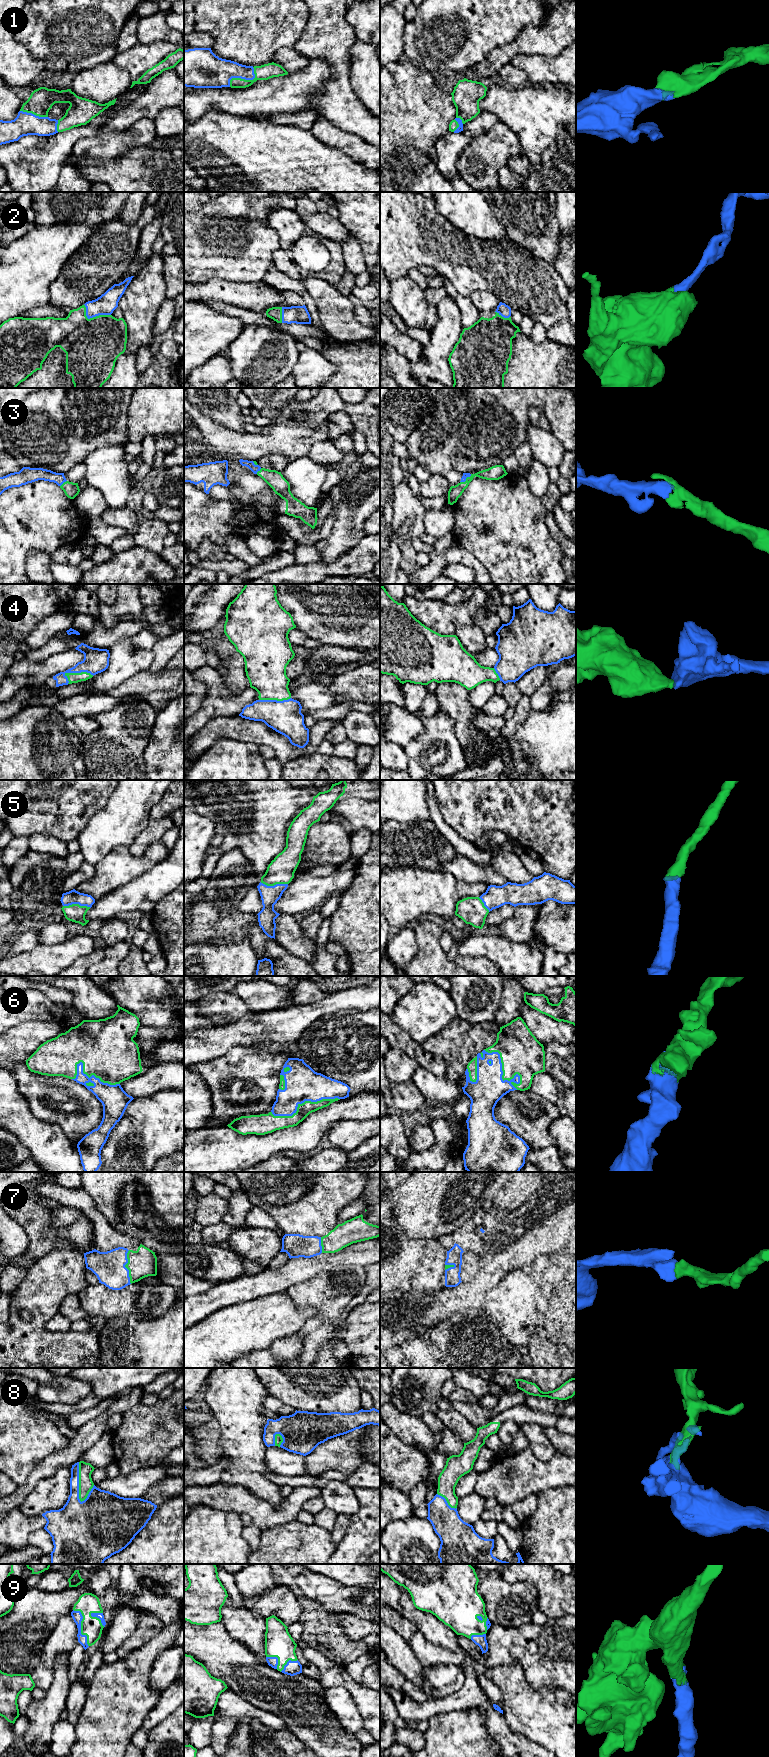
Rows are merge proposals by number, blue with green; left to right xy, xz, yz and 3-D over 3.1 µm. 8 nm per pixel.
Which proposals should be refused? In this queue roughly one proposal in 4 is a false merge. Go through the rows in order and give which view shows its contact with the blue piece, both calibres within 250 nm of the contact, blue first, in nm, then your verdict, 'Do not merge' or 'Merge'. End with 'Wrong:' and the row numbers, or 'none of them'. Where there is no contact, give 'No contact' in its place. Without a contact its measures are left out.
1: Touches blue in xz. Thickness 260 nm (blue) against 130 nm. Merge
2: Touches blue in xy. Thickness 160 nm (blue) against 440 nm. Merge
3: Touches blue in xy. Thickness 110 nm (blue) against 120 nm. Merge
4: Touches blue in xy. Thickness 200 nm (blue) against 80 nm. Merge
5: Touches blue in xy. Thickness 110 nm (blue) against 140 nm. Merge
6: Touches blue in yz. Thickness 240 nm (blue) against 340 nm. Merge
7: Touches blue in xy. Thickness 260 nm (blue) against 220 nm. Merge
8: Touches blue in xy. Thickness 240 nm (blue) against 110 nm. Merge
9: Touches blue in xy. Thickness 80 nm (blue) against 170 nm. Merge
Wrong: none of them

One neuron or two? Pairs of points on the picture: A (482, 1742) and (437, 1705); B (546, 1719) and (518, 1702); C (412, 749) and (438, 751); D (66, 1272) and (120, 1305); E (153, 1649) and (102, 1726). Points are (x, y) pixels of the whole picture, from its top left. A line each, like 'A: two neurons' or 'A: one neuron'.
A: two neurons
B: one neuron
C: one neuron
D: two neurons
E: one neuron

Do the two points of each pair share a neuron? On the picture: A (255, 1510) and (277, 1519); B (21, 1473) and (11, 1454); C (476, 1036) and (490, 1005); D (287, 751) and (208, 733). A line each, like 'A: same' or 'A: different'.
A: same
B: same
C: different
D: same

